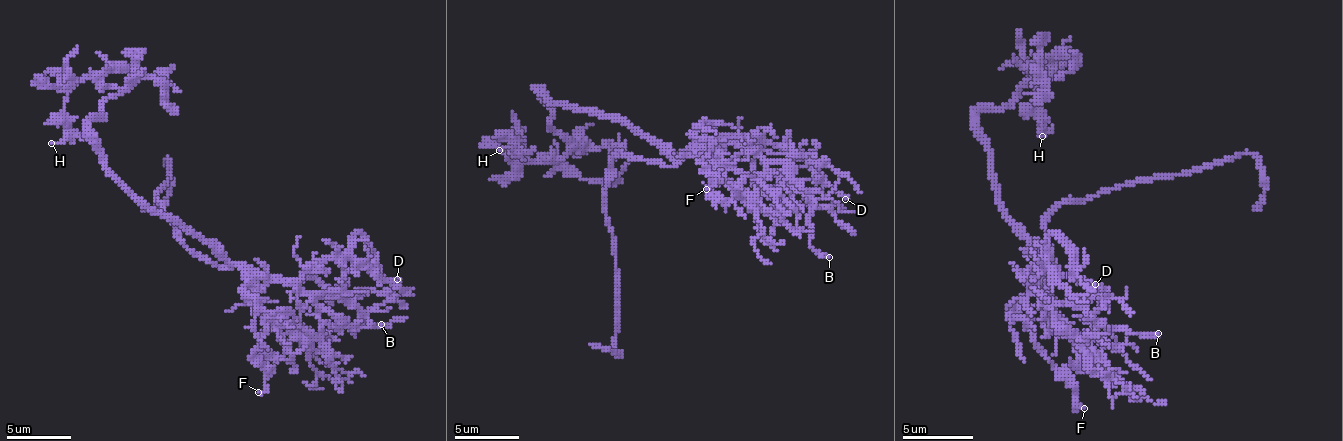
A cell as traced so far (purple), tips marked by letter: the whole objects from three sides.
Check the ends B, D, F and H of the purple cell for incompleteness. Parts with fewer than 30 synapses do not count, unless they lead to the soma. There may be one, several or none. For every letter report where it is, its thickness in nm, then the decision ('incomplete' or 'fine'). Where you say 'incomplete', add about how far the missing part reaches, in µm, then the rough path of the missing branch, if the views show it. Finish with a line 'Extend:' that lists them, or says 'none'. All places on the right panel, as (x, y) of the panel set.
B: (1158, 333) | 190 nm | fine
D: (1095, 284) | 130 nm | fine
F: (1084, 408) | 110 nm | fine
H: (1042, 136) | 130 nm | fine
Extend: none

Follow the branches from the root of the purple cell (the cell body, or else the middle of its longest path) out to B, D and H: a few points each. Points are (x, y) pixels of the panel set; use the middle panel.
B: (654, 140), (667, 144), (677, 153), (716, 144), (738, 144), (751, 150), (810, 202), (810, 244), (829, 257)
D: (654, 140), (667, 144), (677, 153), (742, 137), (761, 137), (803, 157), (845, 199)
H: (654, 140), (625, 121), (557, 105), (538, 92), (567, 150), (538, 160), (519, 140), (515, 150), (499, 150)

